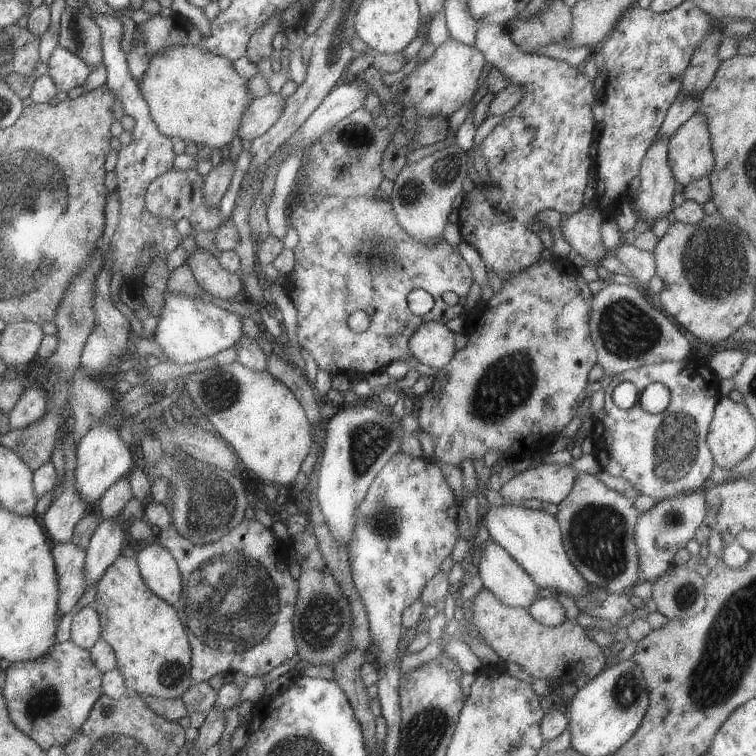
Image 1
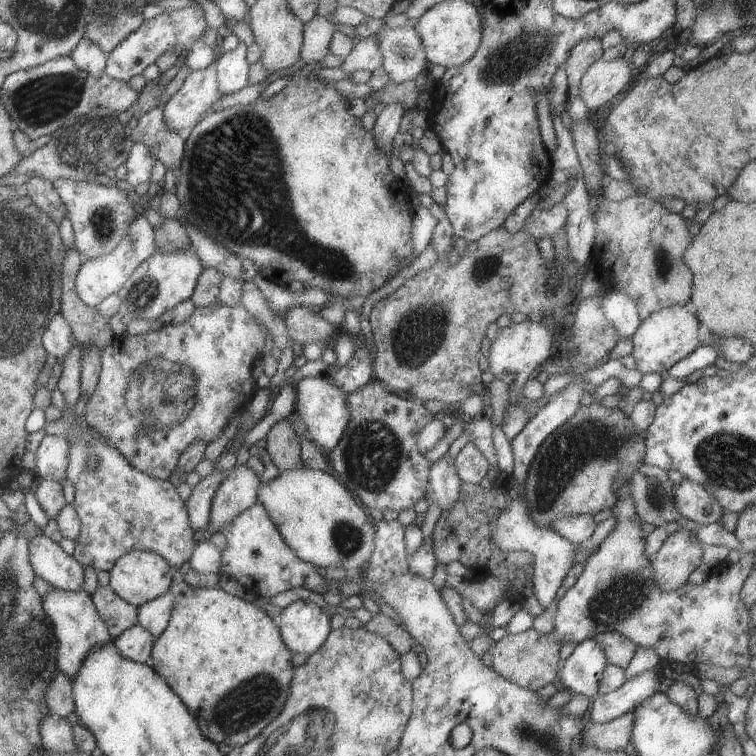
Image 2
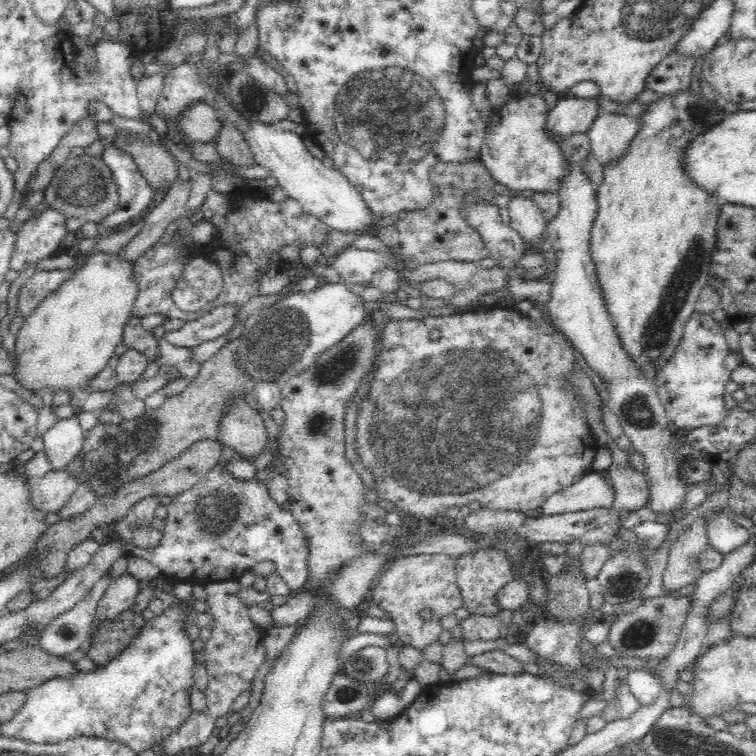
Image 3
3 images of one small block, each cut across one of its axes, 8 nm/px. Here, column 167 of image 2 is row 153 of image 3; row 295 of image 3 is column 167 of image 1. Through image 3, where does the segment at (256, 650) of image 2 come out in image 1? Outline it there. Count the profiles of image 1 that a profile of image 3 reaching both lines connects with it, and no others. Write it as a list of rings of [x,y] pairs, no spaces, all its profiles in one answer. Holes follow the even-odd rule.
[[[121,555],[98,582],[97,599],[94,602],[101,621],[101,639],[115,653],[117,668],[125,679],[130,692],[142,697],[162,699],[181,698],[183,693],[196,682],[192,679],[191,647],[188,641],[187,628],[180,621],[174,606],[151,592],[144,583],[135,557]]]

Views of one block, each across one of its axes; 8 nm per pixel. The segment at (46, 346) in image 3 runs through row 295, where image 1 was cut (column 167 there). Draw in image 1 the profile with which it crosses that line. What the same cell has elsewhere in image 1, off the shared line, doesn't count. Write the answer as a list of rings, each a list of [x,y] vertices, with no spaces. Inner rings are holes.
[[[178,46],[166,48],[153,55],[144,79],[138,83],[149,112],[156,127],[170,139],[180,138],[202,147],[220,150],[227,154],[230,144],[238,135],[244,112],[253,100],[248,91],[248,82],[236,72],[233,62],[227,57],[214,54],[212,50],[196,46]]]

